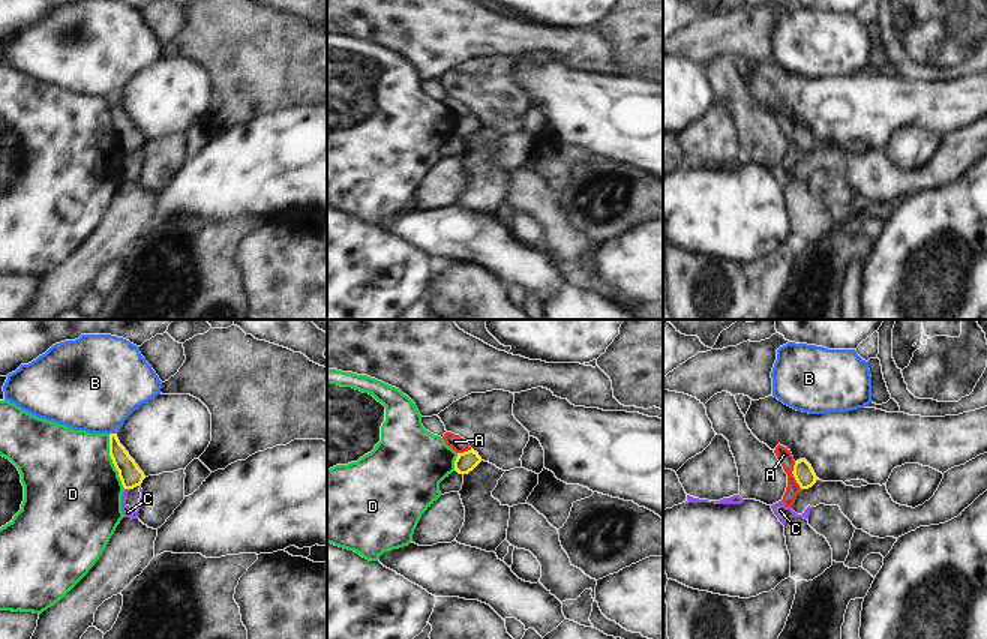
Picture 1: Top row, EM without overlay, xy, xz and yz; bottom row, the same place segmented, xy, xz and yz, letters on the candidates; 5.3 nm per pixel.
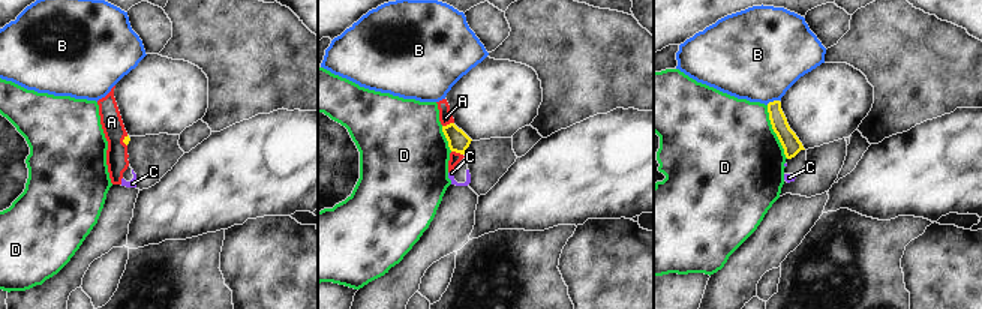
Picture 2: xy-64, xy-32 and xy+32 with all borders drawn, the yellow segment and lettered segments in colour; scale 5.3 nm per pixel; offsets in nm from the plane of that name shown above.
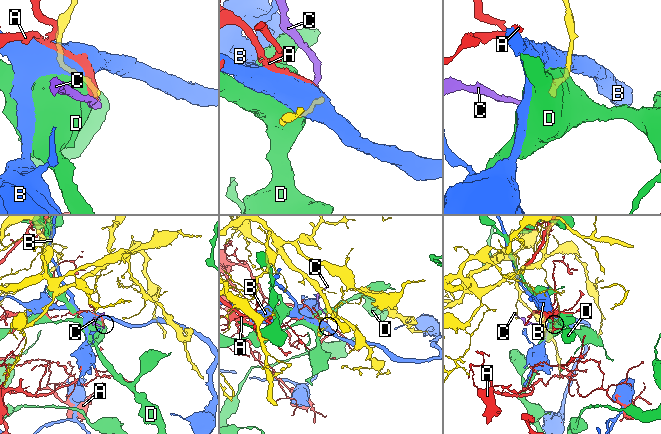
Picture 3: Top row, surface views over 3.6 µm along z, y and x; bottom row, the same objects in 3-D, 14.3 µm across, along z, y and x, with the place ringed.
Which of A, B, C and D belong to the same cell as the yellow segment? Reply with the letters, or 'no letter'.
no letter

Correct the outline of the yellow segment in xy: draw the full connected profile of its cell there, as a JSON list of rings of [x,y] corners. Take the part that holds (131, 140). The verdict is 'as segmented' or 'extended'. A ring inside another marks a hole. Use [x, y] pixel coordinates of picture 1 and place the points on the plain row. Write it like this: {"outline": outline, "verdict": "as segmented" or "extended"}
{"outline": [[[110,98],[110,120],[124,153],[134,153],[142,147],[146,142],[144,136],[120,108],[117,98]]], "verdict": "as segmented"}

